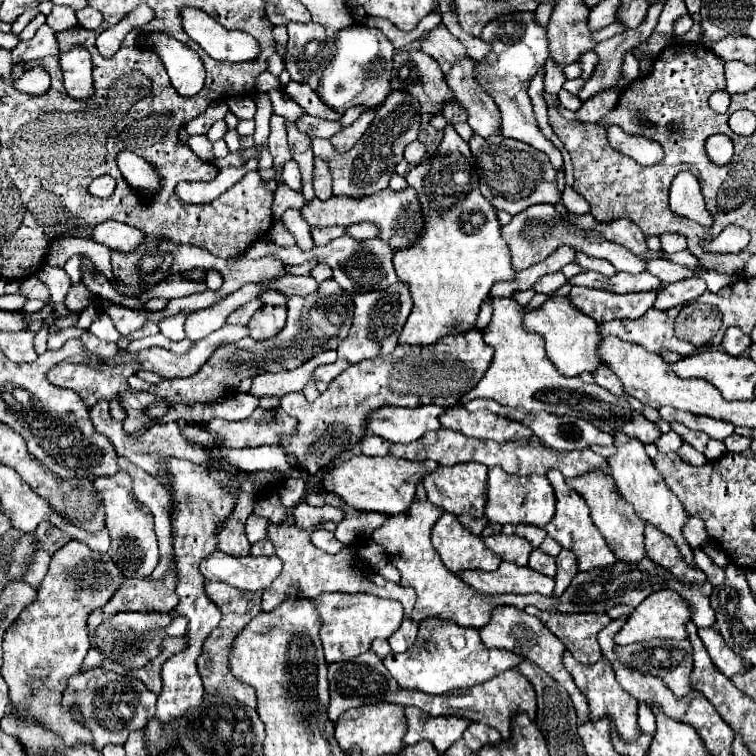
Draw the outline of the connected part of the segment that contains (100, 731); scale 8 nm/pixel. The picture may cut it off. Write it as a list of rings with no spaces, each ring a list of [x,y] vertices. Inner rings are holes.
[[[92,668],[88,672],[78,672],[68,680],[62,696],[62,706],[68,710],[78,708],[76,718],[92,732],[92,748],[100,752],[108,744],[124,746],[130,732],[144,728],[146,722],[154,718],[156,698],[158,696],[136,678]]]

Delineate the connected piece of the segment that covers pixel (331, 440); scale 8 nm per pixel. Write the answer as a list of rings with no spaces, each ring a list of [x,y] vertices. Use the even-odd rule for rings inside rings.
[[[468,330],[464,334],[444,336],[432,346],[422,346],[422,364],[416,362],[418,356],[418,350],[408,344],[400,344],[390,356],[364,360],[347,368],[332,380],[332,384],[328,384],[326,392],[322,392],[312,404],[306,402],[302,392],[283,396],[280,408],[298,418],[298,432],[284,436],[282,448],[294,454],[302,468],[316,474],[326,468],[332,458],[352,448],[358,438],[364,436],[364,418],[370,410],[388,404],[408,408],[416,408],[420,404],[436,404],[442,408],[456,406],[460,398],[482,380],[492,362],[494,350],[482,340],[480,330]]]

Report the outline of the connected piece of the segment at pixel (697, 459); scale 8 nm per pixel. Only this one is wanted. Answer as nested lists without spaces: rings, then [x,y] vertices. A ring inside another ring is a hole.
[[[686,442],[678,448],[678,454],[680,454],[680,458],[682,458],[684,462],[694,464],[694,466],[702,466],[702,464],[706,464],[706,462],[708,462],[708,460],[706,460],[706,456],[704,456],[702,452],[698,452],[696,448],[688,446]]]

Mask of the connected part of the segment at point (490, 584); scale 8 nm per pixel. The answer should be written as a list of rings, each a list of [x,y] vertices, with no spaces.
[[[502,562],[498,570],[484,572],[484,570],[466,570],[460,572],[460,578],[480,590],[480,594],[530,594],[538,592],[550,596],[554,590],[554,580],[530,570],[528,566],[516,566],[512,562]]]

